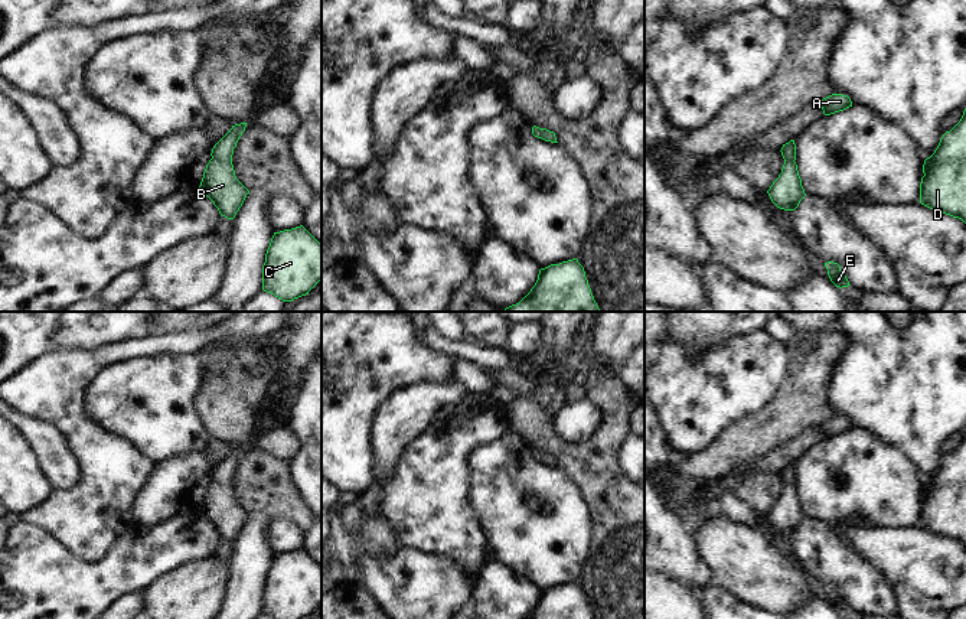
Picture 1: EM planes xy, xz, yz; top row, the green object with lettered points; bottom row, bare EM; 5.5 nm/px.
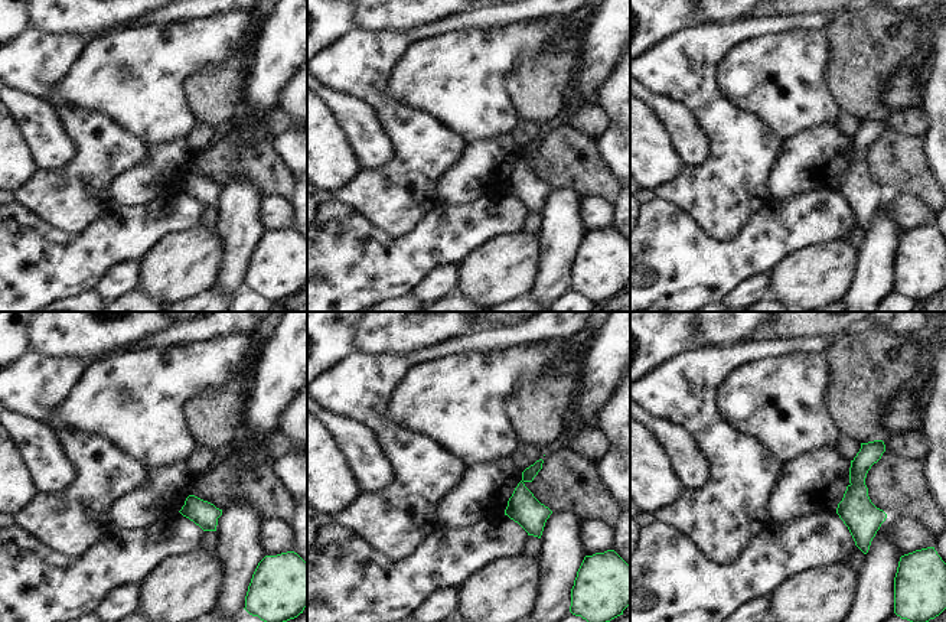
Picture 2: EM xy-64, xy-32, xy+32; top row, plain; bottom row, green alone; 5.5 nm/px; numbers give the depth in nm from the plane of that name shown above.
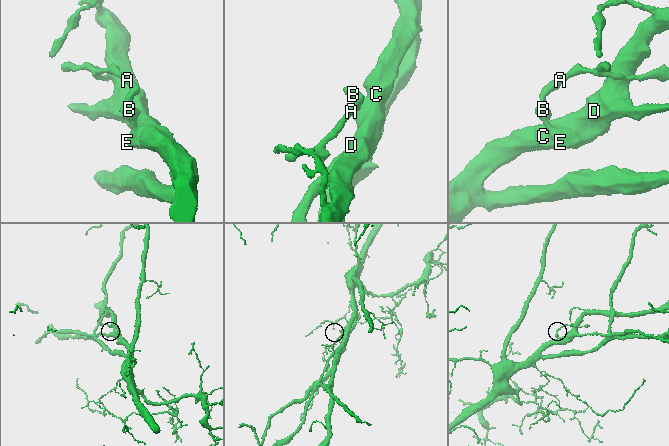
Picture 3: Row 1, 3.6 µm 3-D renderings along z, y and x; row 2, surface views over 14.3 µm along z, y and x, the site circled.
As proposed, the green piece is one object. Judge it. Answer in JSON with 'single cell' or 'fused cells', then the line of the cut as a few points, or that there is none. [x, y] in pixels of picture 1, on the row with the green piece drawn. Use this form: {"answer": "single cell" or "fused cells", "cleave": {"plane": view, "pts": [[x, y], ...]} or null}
{"answer": "single cell", "cleave": null}

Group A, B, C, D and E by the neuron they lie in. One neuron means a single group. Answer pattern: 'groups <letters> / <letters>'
groups A B C D E

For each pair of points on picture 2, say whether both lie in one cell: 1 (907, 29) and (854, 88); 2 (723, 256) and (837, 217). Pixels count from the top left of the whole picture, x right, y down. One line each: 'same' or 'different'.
1: same
2: same

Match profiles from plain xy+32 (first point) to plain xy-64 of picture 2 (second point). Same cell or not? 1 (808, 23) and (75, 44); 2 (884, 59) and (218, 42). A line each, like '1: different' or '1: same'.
1: same
2: different

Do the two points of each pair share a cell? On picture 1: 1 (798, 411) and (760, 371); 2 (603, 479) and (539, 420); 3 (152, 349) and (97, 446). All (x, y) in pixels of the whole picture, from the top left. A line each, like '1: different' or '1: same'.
1: different
2: same
3: same

